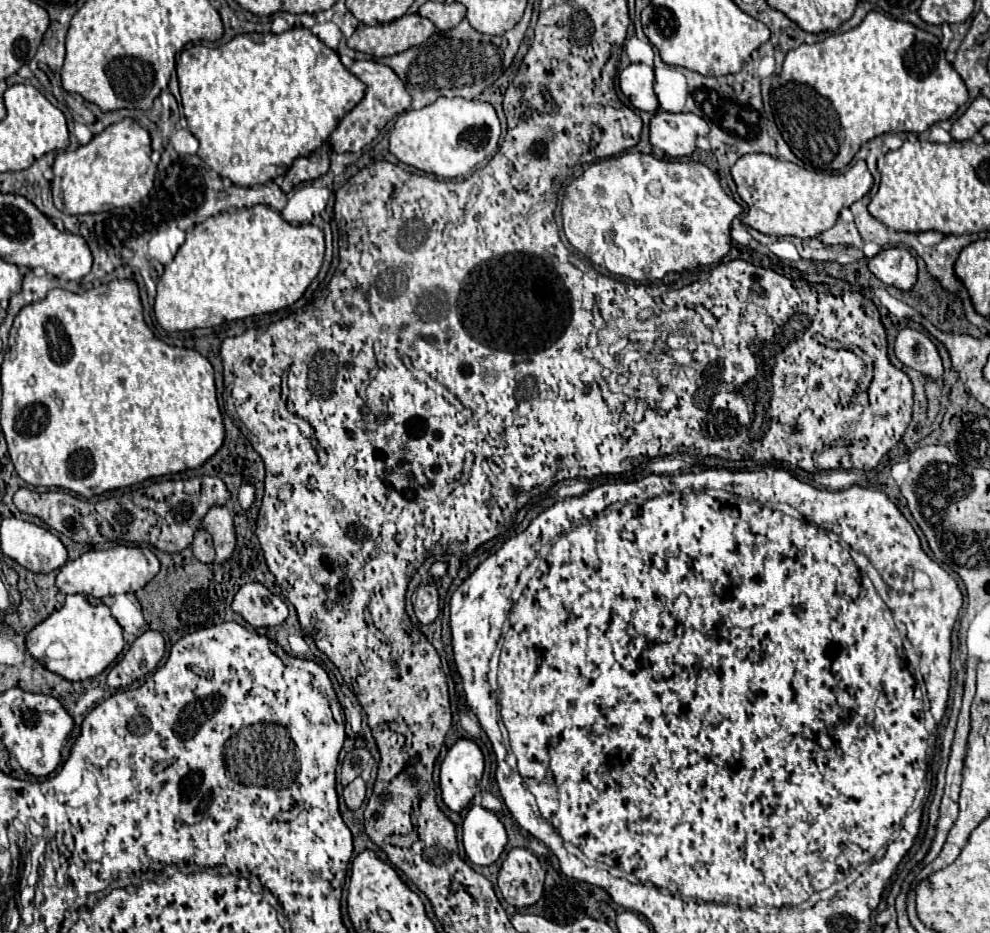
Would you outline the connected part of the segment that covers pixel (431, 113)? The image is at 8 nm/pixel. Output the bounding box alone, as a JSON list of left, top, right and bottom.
[389,97,500,179]

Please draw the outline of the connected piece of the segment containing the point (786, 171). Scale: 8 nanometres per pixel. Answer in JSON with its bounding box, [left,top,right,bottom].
[731,153,873,239]

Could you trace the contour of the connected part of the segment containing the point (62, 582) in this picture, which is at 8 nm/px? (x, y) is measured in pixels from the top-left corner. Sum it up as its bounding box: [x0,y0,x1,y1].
[55,545,159,597]

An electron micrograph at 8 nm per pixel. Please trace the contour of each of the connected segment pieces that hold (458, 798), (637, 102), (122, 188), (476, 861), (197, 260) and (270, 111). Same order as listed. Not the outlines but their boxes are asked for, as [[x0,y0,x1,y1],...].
[[439,739,483,813],[619,63,657,113],[51,119,157,215],[463,805,507,867],[155,205,325,331],[177,27,365,187]]

